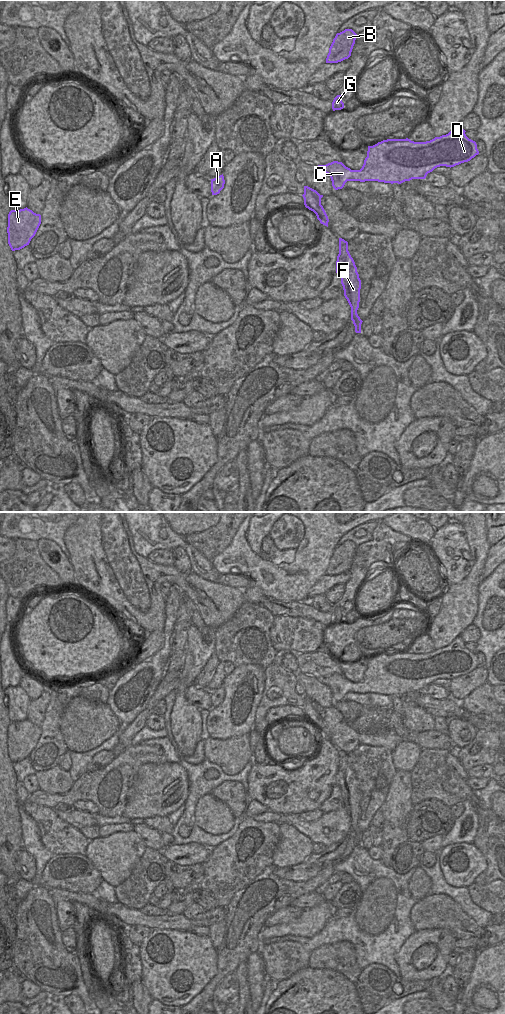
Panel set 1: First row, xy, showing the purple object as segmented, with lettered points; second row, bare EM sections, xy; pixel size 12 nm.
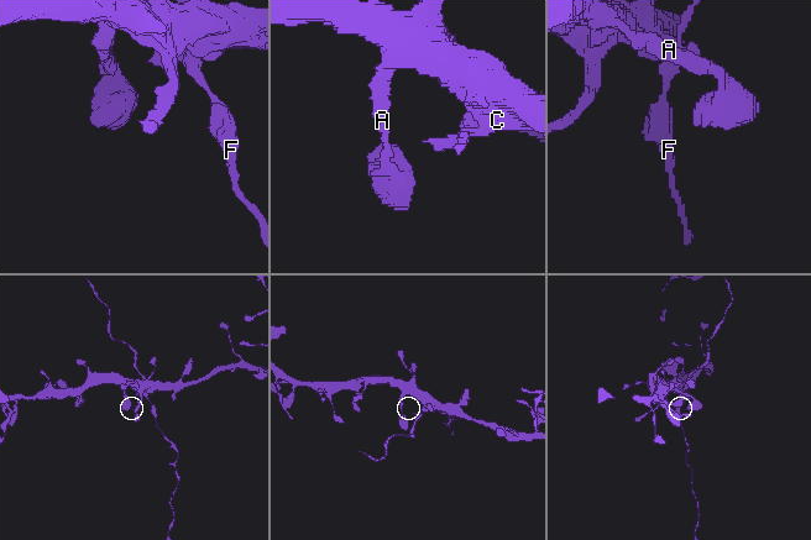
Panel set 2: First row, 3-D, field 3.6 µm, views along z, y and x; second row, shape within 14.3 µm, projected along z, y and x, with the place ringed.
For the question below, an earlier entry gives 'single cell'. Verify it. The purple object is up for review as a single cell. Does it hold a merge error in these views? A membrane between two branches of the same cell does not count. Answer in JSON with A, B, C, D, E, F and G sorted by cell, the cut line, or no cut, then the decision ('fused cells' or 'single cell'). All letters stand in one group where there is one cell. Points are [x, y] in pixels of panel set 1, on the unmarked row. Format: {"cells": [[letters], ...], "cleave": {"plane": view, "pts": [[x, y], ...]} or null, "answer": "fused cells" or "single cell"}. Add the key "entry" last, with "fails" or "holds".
{"cells": [["A", "B", "C", "D", "E", "G"], ["F"]], "cleave": {"plane": "xy", "pts": [[332, 692], [332, 695]]}, "answer": "fused cells", "entry": "fails"}

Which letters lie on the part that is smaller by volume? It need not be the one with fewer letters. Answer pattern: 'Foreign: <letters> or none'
Foreign: F.

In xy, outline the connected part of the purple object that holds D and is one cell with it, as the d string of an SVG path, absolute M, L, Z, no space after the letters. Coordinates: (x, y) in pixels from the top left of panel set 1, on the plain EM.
M456 637L448 646L426 654L414 654L408 650L383 652L373 658L368 658L367 669L360 682L351 682L338 673L316 679L330 688L335 702L342 701L347 693L378 693L401 696L412 691L425 691L427 686L437 679L451 680L468 674L479 666L476 654L469 651L465 644L460 637Z

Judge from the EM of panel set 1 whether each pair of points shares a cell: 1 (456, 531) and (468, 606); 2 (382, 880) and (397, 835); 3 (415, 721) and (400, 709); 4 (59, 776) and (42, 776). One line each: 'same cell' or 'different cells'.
1: different cells
2: different cells
3: same cell
4: same cell

